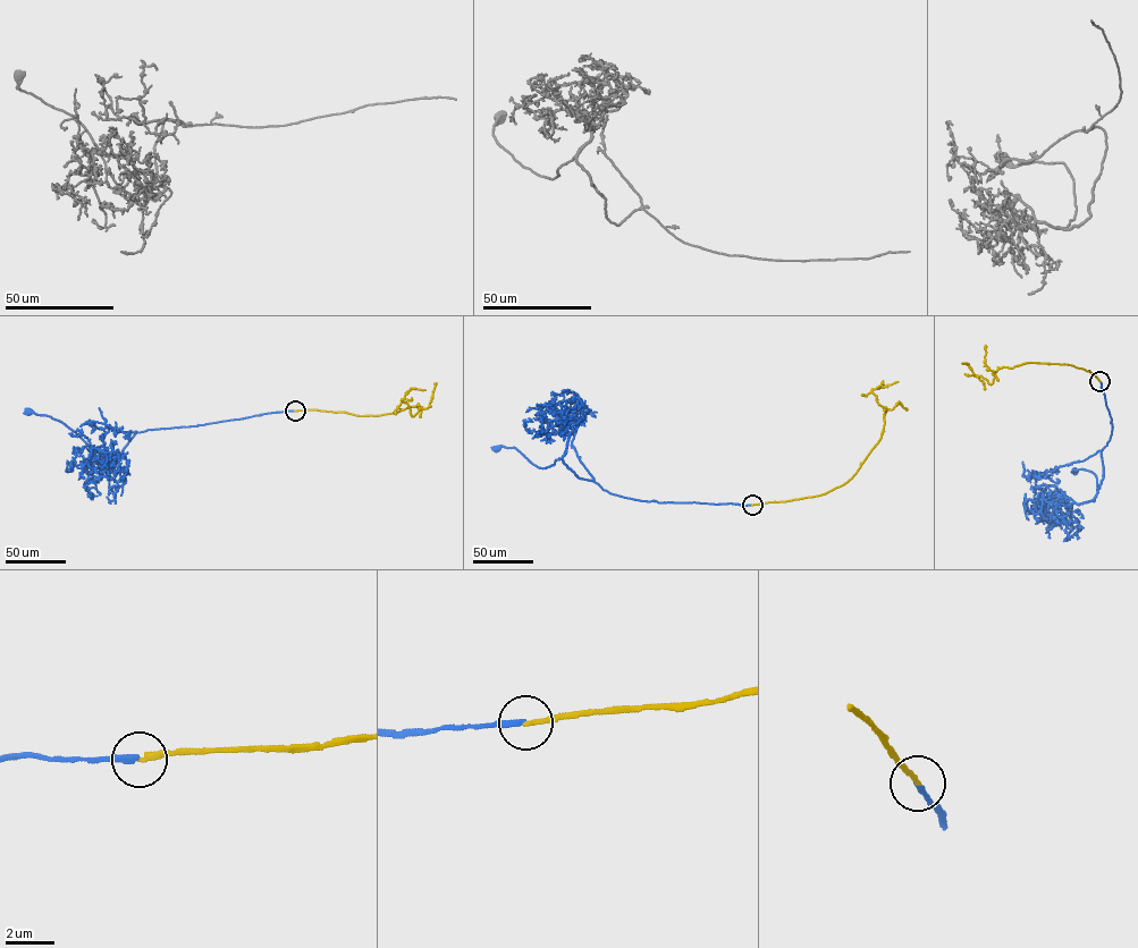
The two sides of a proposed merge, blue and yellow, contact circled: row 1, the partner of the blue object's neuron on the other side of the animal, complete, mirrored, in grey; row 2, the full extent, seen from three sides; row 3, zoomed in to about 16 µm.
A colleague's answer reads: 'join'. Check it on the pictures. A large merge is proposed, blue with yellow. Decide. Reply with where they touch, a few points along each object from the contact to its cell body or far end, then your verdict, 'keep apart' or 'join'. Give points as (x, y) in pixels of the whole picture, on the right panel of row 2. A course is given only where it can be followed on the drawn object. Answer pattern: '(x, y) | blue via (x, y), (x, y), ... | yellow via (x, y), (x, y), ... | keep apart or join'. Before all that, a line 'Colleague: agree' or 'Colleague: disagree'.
Colleague: agree
(1099, 381) | blue via (1099, 381), (1112, 430), (1101, 451), (1103, 477), (1094, 501), (1097, 491), (1095, 474), (1085, 470), (1075, 471) | yellow via (1099, 381), (1089, 370), (1071, 365), (1030, 362), (1002, 366), (991, 384), (961, 363) | join

